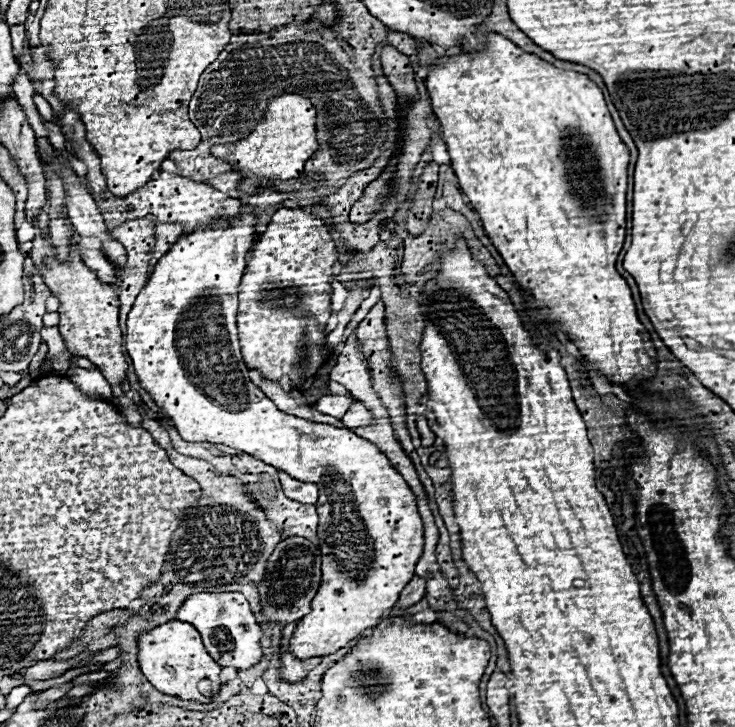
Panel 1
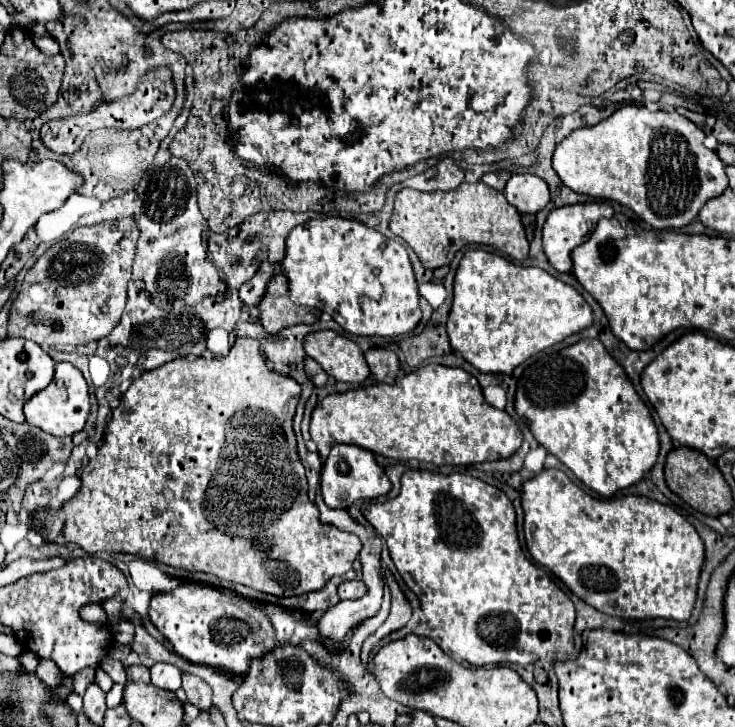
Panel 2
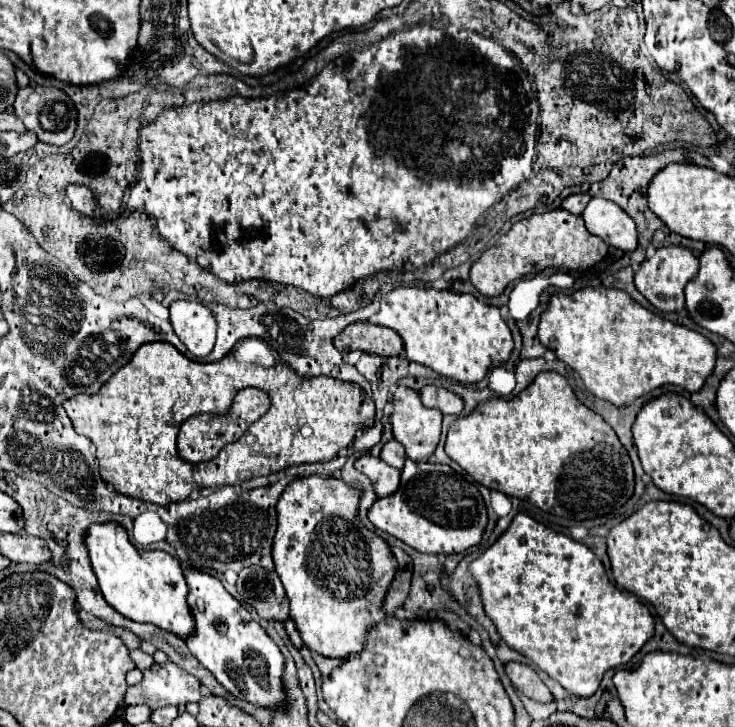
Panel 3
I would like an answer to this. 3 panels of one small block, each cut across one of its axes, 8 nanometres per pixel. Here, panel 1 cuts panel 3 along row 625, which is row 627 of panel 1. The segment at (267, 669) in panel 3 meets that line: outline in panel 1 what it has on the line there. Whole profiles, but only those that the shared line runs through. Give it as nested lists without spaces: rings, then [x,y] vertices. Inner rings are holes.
[[[194,592],[182,602],[176,618],[188,620],[188,624],[192,624],[200,632],[208,654],[220,666],[234,666],[238,670],[246,670],[262,658],[262,630],[254,620],[248,600],[240,592]]]

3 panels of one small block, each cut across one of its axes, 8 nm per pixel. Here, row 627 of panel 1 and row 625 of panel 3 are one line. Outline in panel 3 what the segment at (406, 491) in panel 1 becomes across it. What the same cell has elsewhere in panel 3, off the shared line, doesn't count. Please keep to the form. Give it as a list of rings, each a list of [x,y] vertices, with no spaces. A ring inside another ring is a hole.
[[[306,476],[294,480],[278,502],[278,530],[272,546],[276,572],[290,600],[290,614],[302,634],[304,644],[326,658],[346,660],[350,654],[364,650],[366,636],[376,624],[370,608],[382,608],[386,592],[396,574],[396,558],[390,546],[358,520],[360,494],[336,478]]]

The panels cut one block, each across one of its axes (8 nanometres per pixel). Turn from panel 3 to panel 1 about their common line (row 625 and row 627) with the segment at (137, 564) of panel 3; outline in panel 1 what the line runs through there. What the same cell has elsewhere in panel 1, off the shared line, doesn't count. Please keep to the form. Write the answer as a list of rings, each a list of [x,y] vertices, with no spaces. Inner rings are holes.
[[[168,620],[162,626],[156,626],[152,630],[144,630],[136,636],[138,640],[138,664],[142,674],[148,678],[148,682],[170,696],[178,696],[182,700],[200,700],[208,702],[208,698],[198,690],[200,680],[210,680],[212,692],[218,692],[220,688],[220,664],[212,660],[212,656],[206,652],[200,634],[196,628],[182,620]]]

